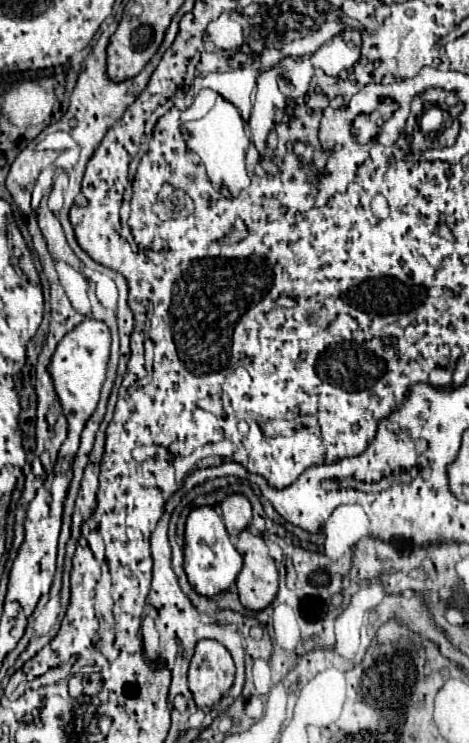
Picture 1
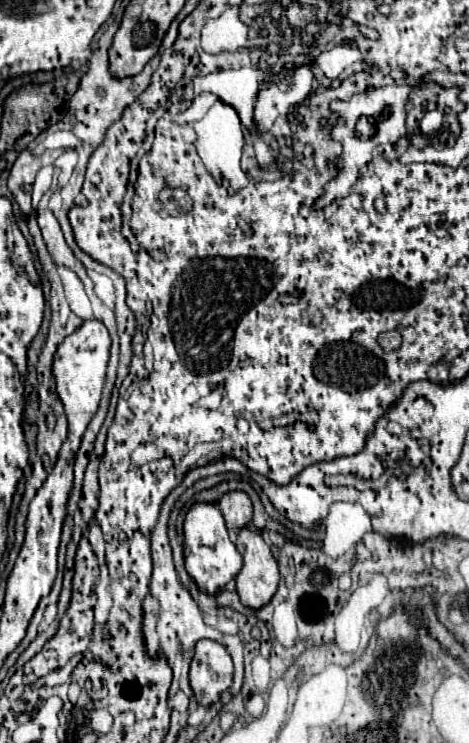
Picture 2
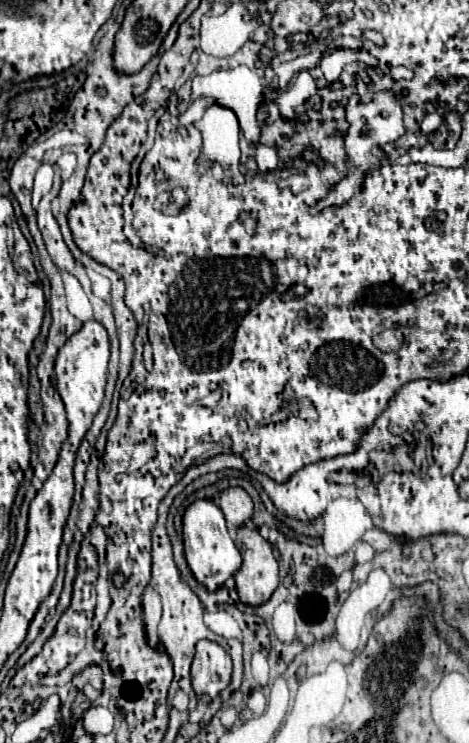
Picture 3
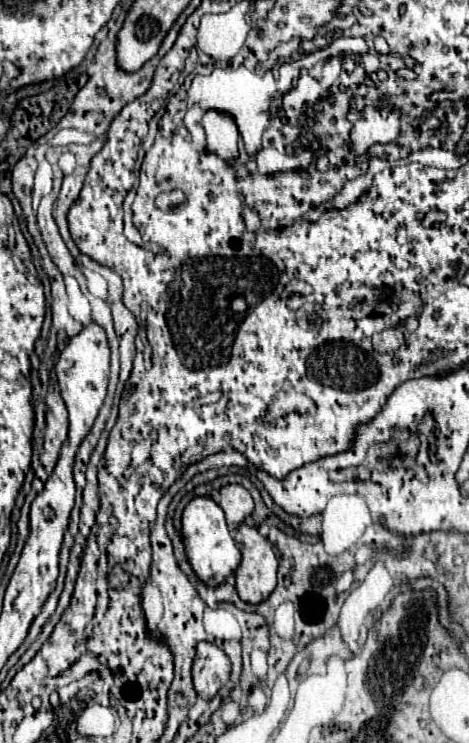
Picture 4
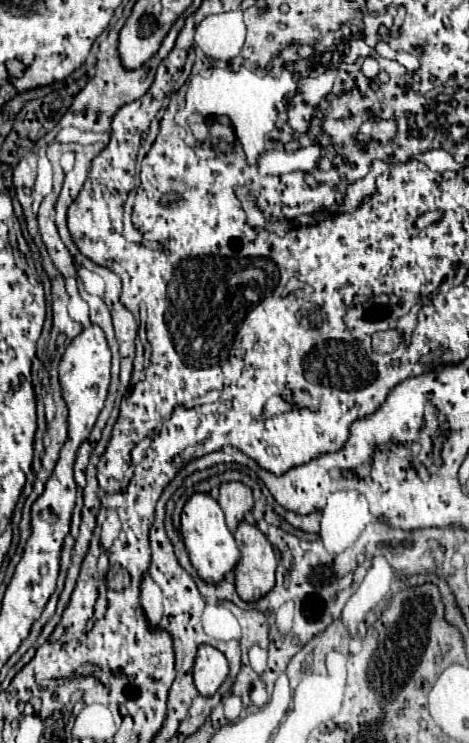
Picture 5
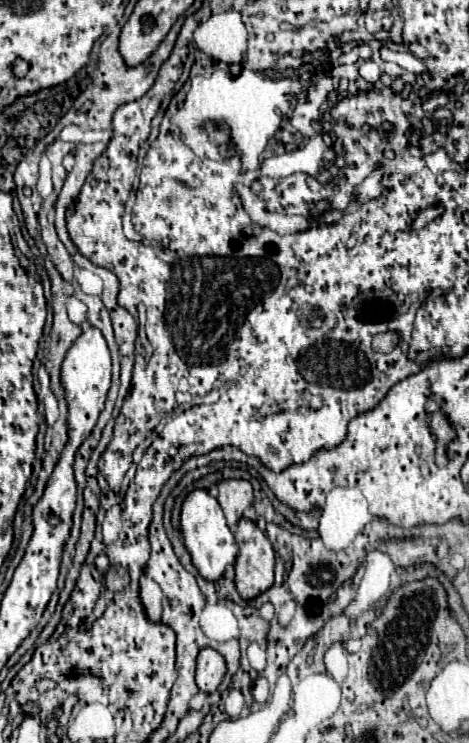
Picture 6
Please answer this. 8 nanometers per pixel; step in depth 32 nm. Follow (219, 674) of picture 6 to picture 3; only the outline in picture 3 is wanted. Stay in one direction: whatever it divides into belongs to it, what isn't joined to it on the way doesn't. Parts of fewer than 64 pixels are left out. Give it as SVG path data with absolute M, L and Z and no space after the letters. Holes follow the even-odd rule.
M210 640L196 644L192 662L192 688L202 702L212 702L222 688L228 686L232 674L232 660L222 646Z

